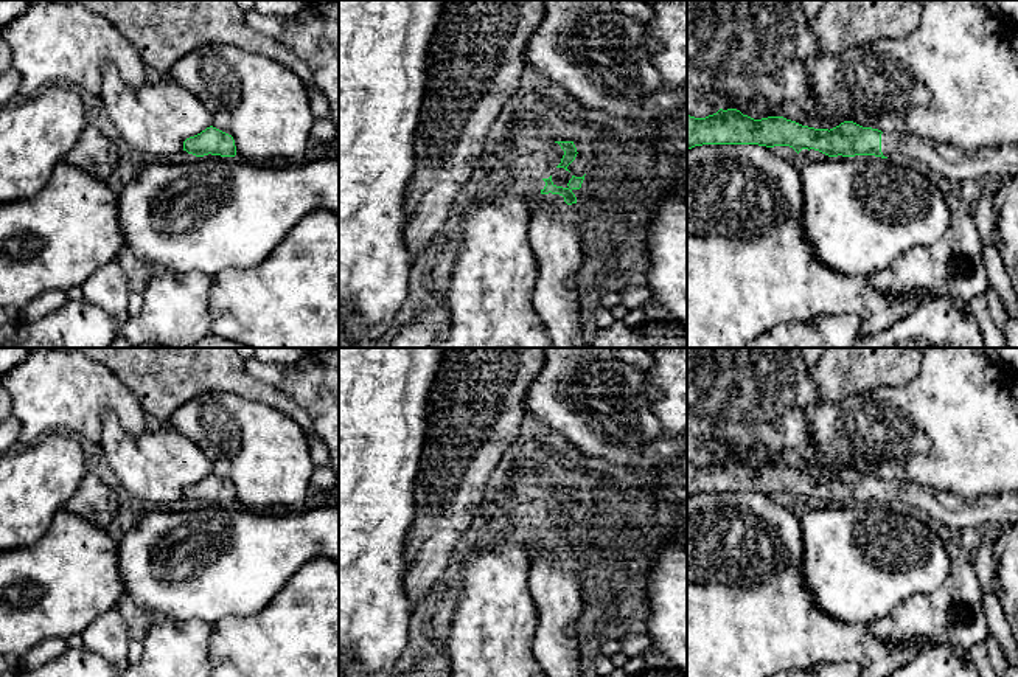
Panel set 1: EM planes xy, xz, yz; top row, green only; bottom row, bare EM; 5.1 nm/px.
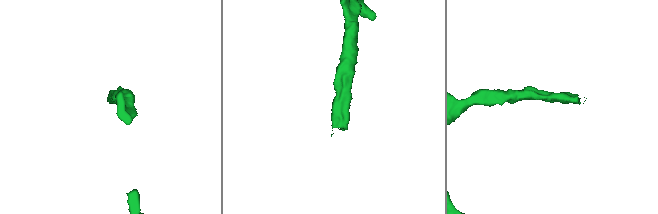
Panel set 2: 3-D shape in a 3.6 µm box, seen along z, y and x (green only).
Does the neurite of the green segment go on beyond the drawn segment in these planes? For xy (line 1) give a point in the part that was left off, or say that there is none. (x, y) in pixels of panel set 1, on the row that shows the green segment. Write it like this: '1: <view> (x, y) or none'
1: none

